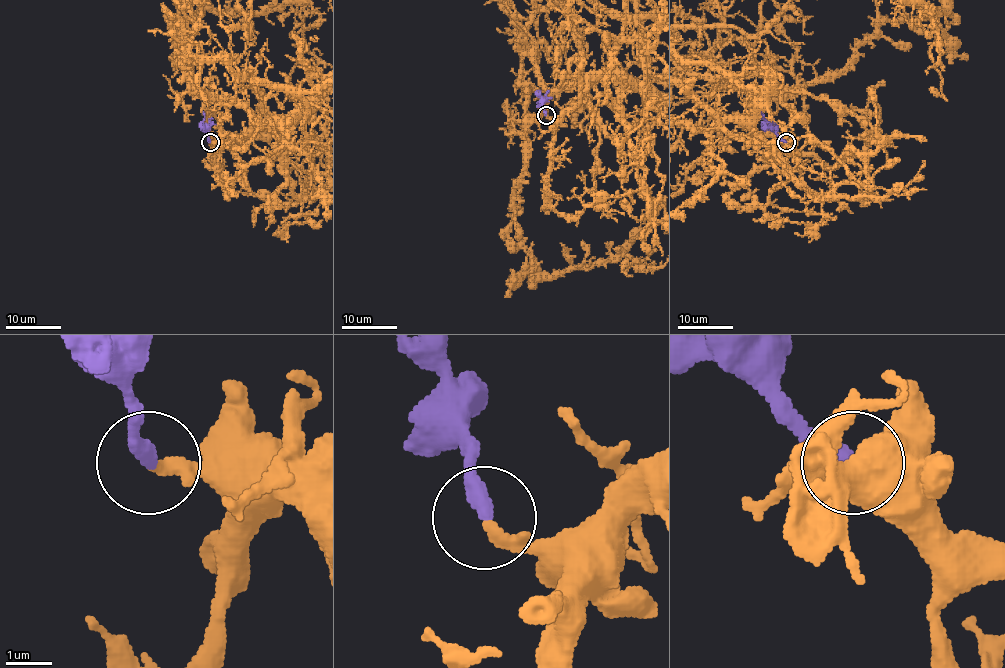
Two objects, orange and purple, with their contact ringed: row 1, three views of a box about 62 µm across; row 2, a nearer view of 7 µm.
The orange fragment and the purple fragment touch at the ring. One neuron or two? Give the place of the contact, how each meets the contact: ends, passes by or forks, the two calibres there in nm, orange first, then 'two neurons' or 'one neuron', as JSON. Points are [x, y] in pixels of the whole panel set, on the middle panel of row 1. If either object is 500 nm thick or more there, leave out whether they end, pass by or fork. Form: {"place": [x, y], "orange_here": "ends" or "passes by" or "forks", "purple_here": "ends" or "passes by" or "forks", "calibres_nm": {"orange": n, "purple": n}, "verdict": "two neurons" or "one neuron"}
{"place": [546, 115], "orange_here": "ends", "purple_here": "ends", "calibres_nm": {"orange": 300, "purple": 380}, "verdict": "one neuron"}

